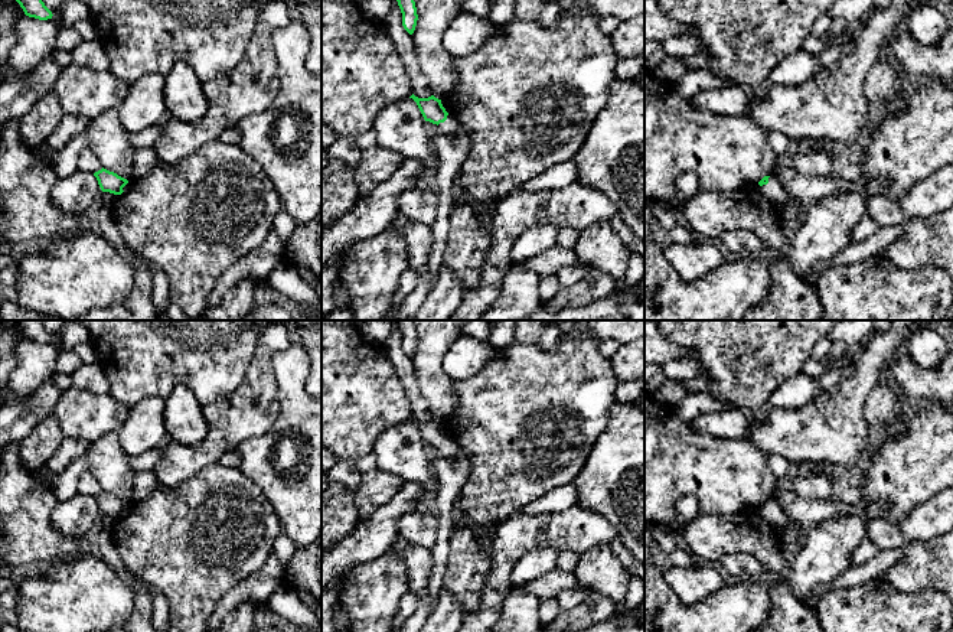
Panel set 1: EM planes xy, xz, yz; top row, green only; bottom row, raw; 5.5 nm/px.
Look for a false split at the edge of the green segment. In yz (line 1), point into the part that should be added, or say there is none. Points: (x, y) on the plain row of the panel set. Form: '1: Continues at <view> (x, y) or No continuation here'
1: Continues at yz (773, 512)

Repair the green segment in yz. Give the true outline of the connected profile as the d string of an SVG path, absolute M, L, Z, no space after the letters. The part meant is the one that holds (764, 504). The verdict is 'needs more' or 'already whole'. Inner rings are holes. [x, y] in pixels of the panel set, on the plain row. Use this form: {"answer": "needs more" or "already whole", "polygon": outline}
{"answer": "needs more", "polygon": "M764 499L758 505L761 515L776 528L787 527L792 519L784 514L780 505L774 499Z"}

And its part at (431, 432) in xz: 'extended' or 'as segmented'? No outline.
extended

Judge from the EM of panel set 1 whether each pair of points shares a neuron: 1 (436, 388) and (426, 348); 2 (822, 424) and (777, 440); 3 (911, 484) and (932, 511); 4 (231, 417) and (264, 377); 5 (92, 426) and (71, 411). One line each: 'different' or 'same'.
1: same
2: same
3: different
4: same
5: same

